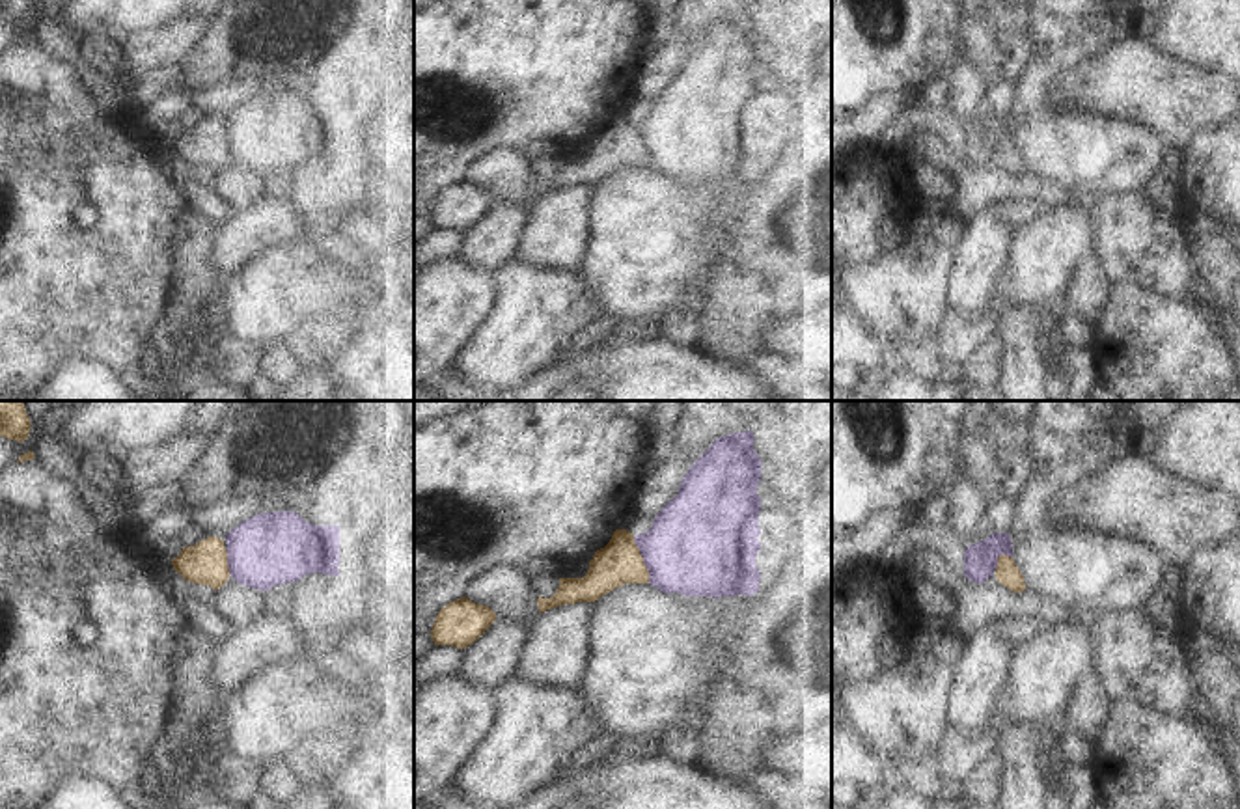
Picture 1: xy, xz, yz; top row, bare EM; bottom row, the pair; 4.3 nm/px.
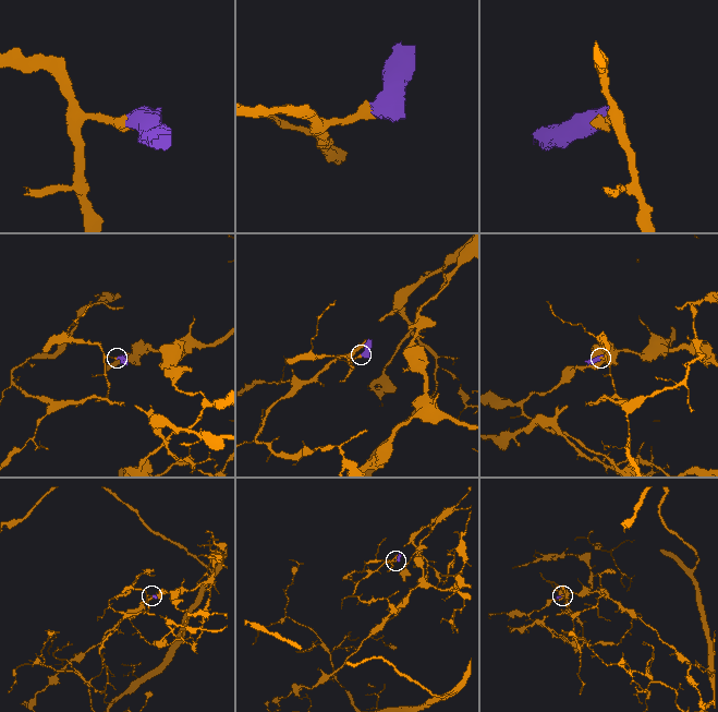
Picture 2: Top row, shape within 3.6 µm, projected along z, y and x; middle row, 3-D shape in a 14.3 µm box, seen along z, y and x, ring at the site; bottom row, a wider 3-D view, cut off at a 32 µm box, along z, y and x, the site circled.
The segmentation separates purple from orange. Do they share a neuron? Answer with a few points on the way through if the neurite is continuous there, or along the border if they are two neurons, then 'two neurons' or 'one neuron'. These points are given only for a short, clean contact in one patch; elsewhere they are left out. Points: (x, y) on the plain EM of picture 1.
border along xz (640, 137), (649, 164); two neurons

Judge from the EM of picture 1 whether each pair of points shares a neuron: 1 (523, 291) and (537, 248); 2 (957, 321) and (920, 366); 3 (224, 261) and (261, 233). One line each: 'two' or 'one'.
1: two
2: two
3: one

